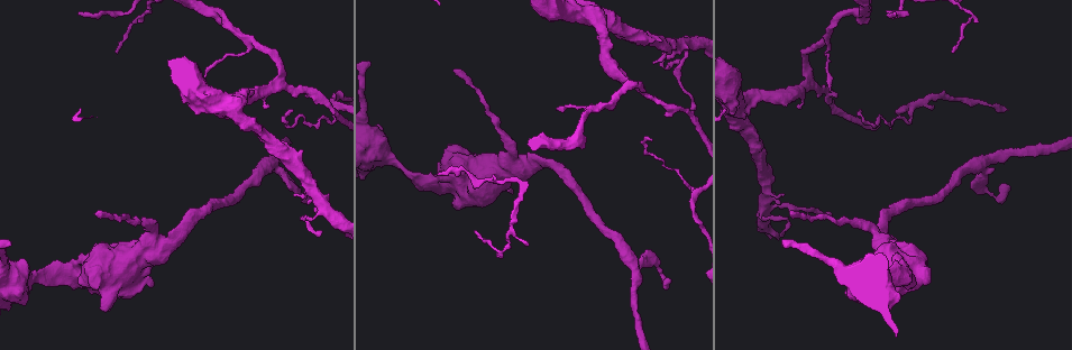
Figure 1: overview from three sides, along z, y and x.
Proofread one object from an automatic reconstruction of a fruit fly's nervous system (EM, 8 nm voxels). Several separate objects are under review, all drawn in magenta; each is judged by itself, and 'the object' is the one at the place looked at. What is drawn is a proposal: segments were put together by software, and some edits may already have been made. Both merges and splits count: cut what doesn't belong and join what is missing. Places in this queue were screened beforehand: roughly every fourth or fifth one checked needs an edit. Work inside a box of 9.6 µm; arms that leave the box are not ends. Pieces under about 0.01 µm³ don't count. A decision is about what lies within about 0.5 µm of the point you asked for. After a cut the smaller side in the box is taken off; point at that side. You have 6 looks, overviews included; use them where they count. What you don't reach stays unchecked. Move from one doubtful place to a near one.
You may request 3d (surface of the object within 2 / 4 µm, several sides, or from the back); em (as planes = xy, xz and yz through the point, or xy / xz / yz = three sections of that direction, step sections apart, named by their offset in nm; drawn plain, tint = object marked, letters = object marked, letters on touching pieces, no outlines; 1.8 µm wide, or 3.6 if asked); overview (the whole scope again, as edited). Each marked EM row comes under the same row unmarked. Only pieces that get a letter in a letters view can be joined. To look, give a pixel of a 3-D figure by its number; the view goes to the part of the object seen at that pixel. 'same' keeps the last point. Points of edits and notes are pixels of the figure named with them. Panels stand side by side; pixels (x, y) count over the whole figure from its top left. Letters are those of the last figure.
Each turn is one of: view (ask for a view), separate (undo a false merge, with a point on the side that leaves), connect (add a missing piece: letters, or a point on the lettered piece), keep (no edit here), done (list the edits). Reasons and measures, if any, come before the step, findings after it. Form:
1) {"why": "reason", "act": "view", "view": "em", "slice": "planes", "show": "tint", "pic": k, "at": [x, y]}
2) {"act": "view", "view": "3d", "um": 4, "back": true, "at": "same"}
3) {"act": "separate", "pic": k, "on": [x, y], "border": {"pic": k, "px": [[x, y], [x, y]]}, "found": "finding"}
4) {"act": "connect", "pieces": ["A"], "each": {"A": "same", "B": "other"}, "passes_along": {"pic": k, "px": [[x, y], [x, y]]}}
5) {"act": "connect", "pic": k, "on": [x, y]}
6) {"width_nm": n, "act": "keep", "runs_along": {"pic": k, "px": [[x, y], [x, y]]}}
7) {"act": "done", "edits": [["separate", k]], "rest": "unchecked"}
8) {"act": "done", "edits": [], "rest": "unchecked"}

{"why": "free end", "act": "view", "view": "em", "slice": "xy", "step": 16, "show": "tint", "pic": 1, "at": [477, 232]}

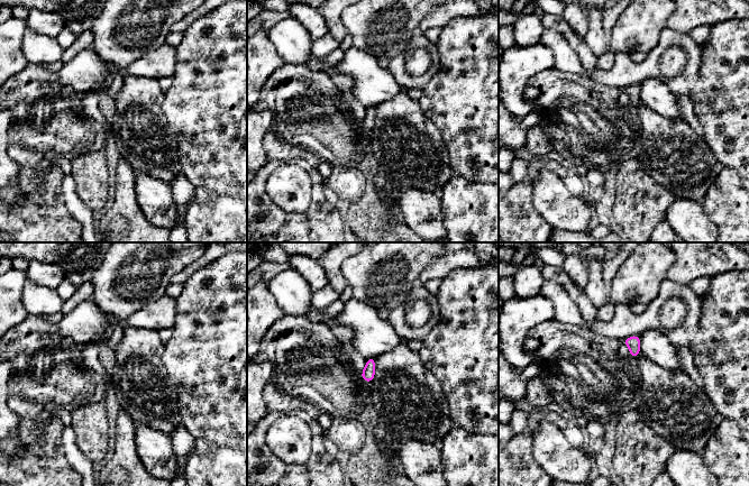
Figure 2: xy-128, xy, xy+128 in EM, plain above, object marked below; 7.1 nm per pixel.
{"why": "cut it another way", "act": "view", "view": "em", "slice": "planes", "show": "letters", "at": "same"}

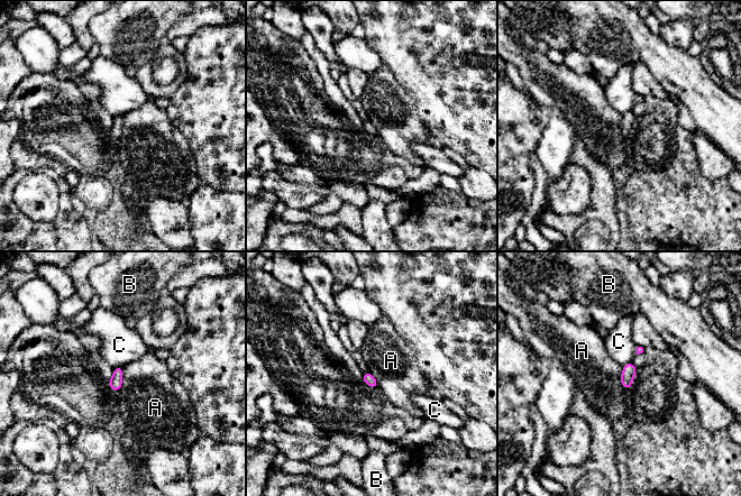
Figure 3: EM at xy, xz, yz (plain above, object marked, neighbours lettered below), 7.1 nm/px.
{"act": "keep", "each": {"A": "other", "B": "other", "C": "other"}, "border": {"pic": 3, "px": [[621, 366], [621, 385], [628, 389]]}, "found": "none of them fits"}

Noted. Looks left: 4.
{"why": "thin neck", "act": "view", "view": "3d", "um": 2, "back": true, "pic": 1, "at": [482, 93]}

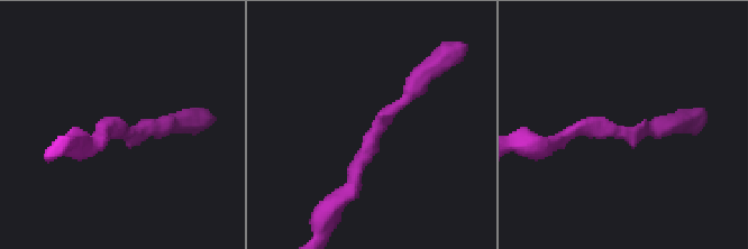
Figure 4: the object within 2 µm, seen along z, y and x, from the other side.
{"why": "now the EM", "act": "view", "view": "em", "slice": "xy", "step": 8, "show": "tint", "pic": 4, "at": [626, 131]}

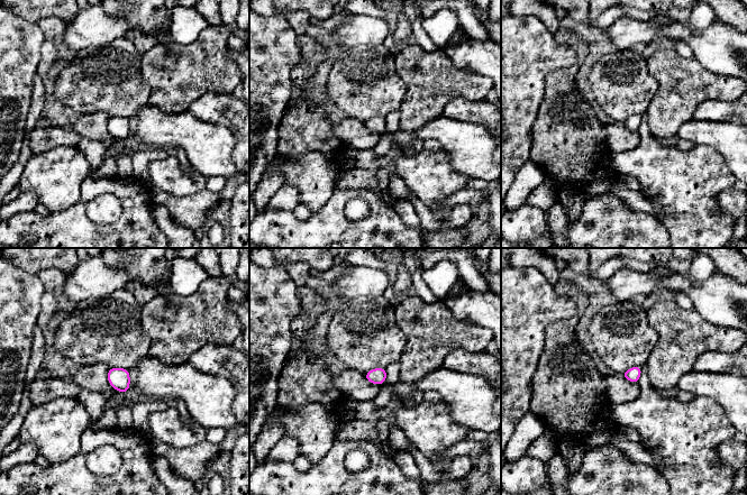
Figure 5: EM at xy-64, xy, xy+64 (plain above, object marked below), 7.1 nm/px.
{"why": "what lies round it", "act": "view", "view": "em", "slice": "xy", "step": 8, "show": "letters", "at": "same"}

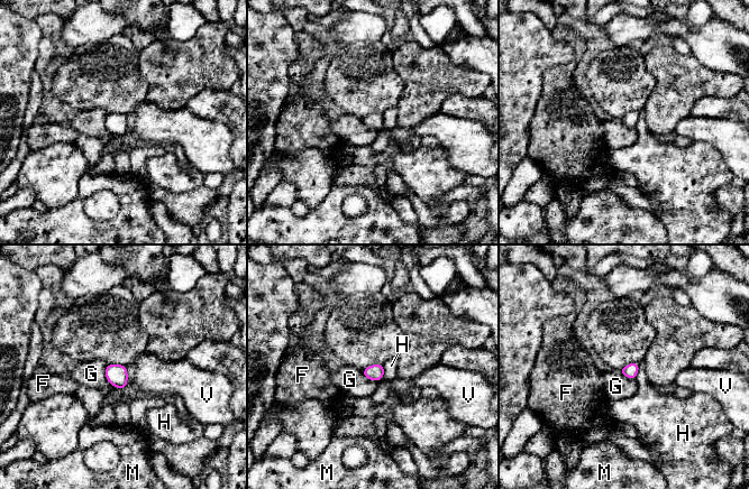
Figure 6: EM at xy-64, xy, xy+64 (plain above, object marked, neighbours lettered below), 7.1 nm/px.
{"width_nm": 90, "act": "keep", "each": {"F": "other", "G": "other", "H": "other", "M": "other", "V": "other"}, "border": {"pic": 6, "px": [[104, 365], [104, 377], [112, 385]]}, "found": "one neuron here"}

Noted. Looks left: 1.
{"act": "done", "edits": [], "rest": "unchecked"}

